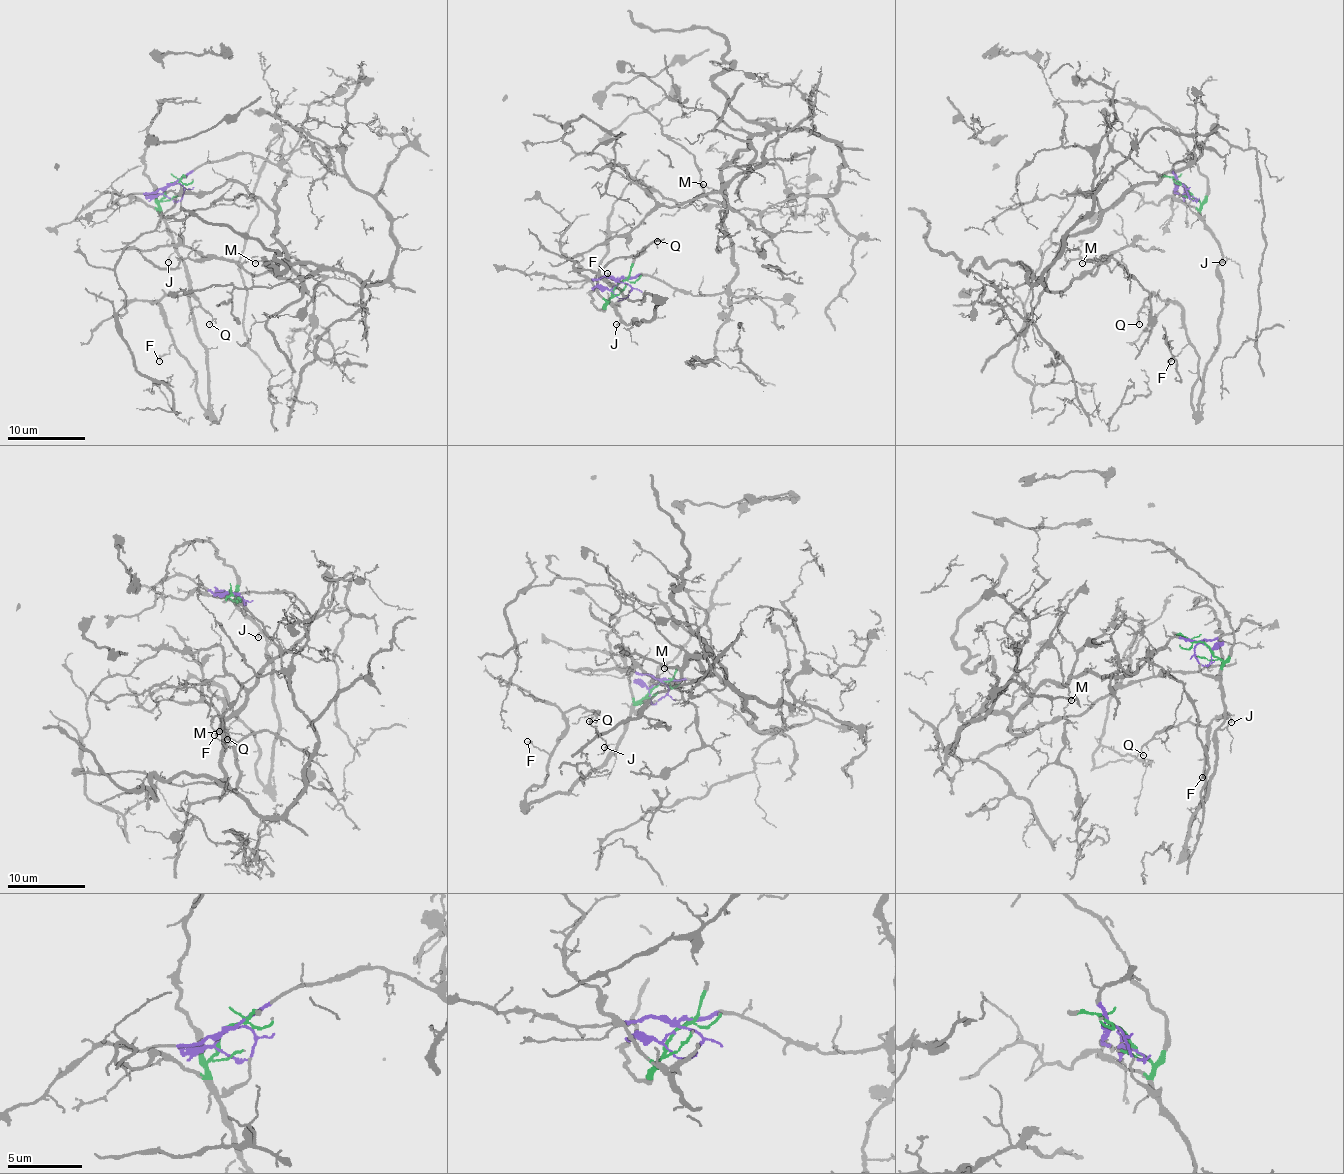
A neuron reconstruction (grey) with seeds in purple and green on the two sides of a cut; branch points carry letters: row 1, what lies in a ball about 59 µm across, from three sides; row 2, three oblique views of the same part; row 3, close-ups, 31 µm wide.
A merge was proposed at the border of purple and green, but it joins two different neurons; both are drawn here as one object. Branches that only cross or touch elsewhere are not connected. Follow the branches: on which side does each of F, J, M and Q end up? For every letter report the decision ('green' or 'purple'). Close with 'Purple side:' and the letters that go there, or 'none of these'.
F: green
J: green
M: purple
Q: green
Purple side: M

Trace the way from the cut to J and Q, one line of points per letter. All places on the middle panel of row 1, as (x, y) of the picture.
J: (615, 287), (613, 297), (607, 302), (623, 322), (617, 324)
Q: (615, 287), (607, 302), (627, 324), (650, 320), (654, 297), (630, 300), (599, 273), (658, 240)

